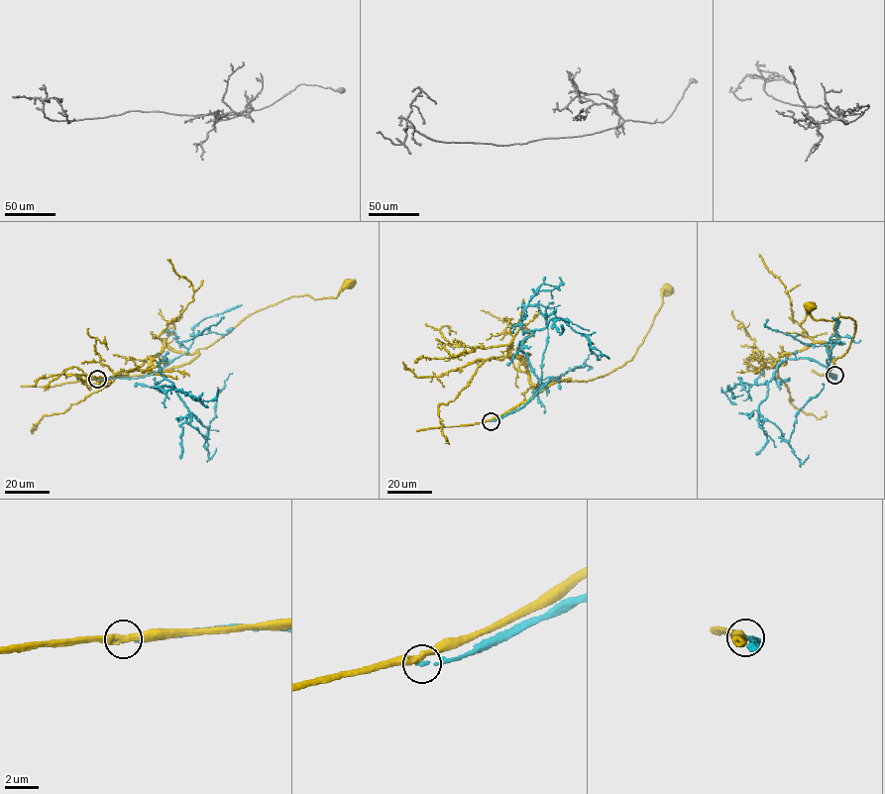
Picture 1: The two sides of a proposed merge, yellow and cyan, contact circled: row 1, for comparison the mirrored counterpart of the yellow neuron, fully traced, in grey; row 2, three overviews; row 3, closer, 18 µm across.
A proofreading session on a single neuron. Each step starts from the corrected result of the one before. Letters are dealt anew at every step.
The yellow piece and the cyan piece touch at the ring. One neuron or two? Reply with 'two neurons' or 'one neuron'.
two neurons

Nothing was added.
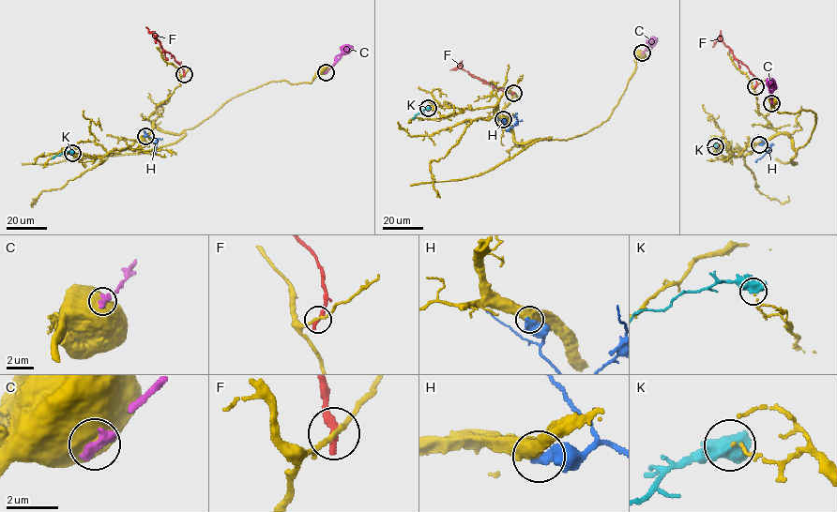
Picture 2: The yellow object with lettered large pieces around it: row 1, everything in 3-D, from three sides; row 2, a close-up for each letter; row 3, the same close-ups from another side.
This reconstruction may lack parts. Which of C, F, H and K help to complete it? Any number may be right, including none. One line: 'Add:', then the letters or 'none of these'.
Add: none of these

